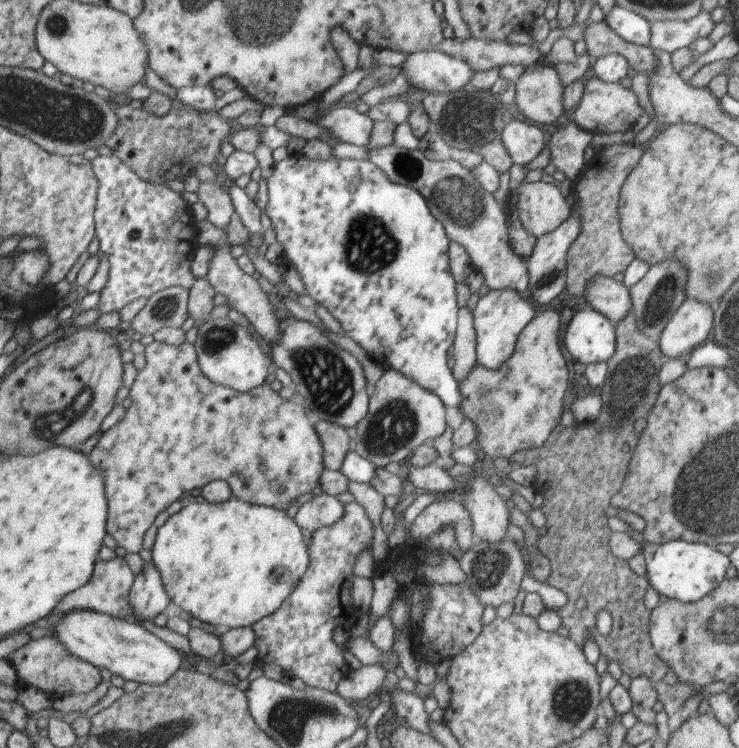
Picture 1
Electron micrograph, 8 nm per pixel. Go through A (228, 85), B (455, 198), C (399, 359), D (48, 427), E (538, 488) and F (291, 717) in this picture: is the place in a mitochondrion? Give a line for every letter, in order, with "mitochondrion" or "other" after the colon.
A: other
B: mitochondrion
C: other
D: mitochondrion
E: other
F: mitochondrion

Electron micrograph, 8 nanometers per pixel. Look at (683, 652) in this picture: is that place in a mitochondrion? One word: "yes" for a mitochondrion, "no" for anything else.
no

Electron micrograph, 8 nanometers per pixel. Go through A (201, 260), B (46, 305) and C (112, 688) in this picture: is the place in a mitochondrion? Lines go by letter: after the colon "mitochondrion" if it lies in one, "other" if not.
A: other
B: other
C: other

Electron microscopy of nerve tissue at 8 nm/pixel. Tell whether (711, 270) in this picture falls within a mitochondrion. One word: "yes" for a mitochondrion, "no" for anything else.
yes

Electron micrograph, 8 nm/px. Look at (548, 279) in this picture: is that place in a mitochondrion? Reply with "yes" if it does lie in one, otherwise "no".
yes

